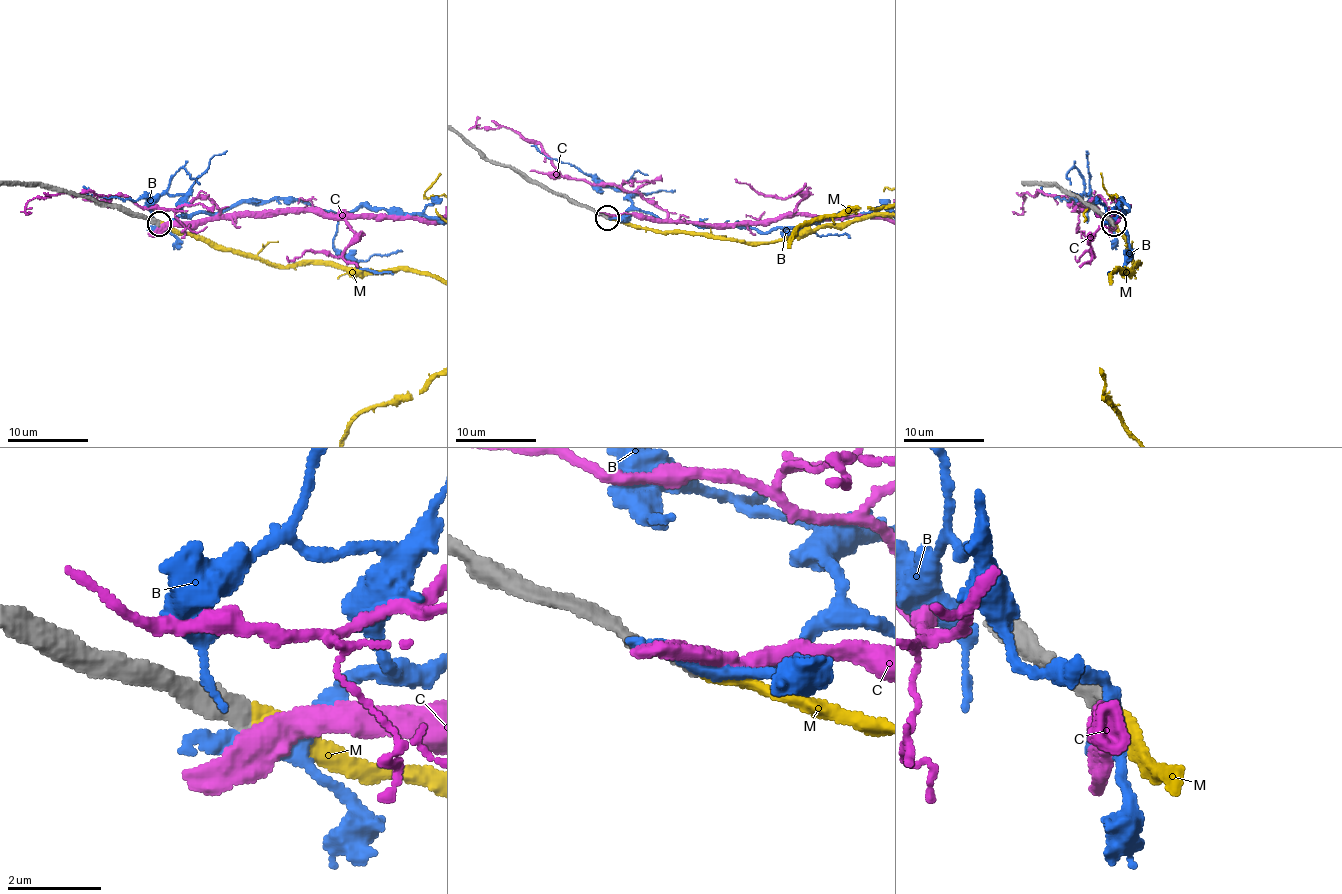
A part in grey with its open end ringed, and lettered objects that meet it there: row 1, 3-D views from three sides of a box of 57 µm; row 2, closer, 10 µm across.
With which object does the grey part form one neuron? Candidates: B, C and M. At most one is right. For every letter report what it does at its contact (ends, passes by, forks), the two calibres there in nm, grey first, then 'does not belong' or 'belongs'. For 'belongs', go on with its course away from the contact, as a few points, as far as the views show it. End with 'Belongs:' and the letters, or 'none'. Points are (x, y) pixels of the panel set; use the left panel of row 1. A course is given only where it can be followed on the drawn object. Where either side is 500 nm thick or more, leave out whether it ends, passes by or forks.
B: it passes by; calibres 360 and 280 nm; does not belong
C: it passes by; calibres 360 and 460 nm; does not belong
M: it ends; calibres 360 and 400 nm; belongs
Belongs: M

